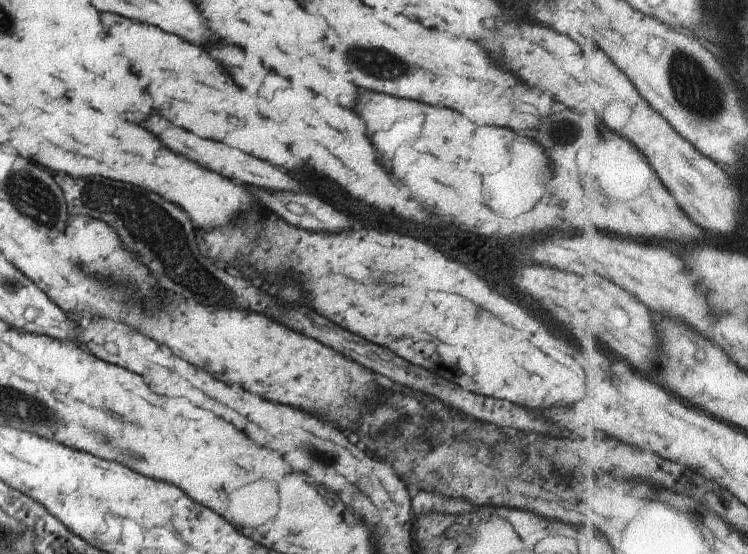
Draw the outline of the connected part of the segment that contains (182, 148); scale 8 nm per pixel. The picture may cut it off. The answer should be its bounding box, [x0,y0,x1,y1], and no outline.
[150,114,302,192]

